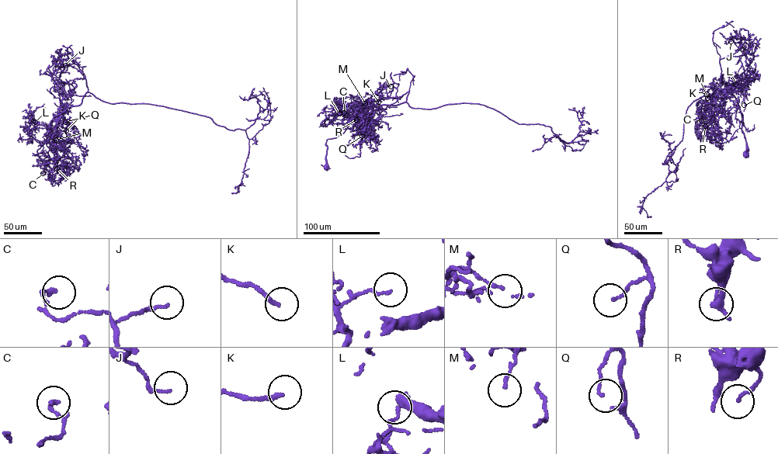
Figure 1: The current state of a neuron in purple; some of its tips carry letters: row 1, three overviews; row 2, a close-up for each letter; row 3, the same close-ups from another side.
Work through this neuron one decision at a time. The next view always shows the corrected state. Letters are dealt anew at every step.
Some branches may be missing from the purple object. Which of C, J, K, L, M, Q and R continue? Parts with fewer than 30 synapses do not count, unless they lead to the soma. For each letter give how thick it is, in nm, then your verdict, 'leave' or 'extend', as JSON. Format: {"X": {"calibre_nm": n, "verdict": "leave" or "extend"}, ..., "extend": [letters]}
{"C": {"calibre_nm": 180, "verdict": "leave"}, "J": {"calibre_nm": 110, "verdict": "leave"}, "K": {"calibre_nm": 190, "verdict": "extend"}, "L": {"calibre_nm": 80, "verdict": "leave"}, "M": {"calibre_nm": 110, "verdict": "leave"}, "Q": {"calibre_nm": 120, "verdict": "leave"}, "R": {"calibre_nm": 120, "verdict": "extend"}, "extend": ["K", "R"]}

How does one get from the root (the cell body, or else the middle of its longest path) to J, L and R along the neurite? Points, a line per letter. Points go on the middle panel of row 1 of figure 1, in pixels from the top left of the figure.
J: (326, 167), (327, 139), (342, 133), (356, 112), (372, 115), (365, 115), (383, 98), (383, 84), (390, 86)
L: (326, 167), (327, 140), (342, 133), (356, 112), (339, 113)
R: (326, 167), (327, 139), (342, 133), (356, 110), (362, 109), (356, 119)

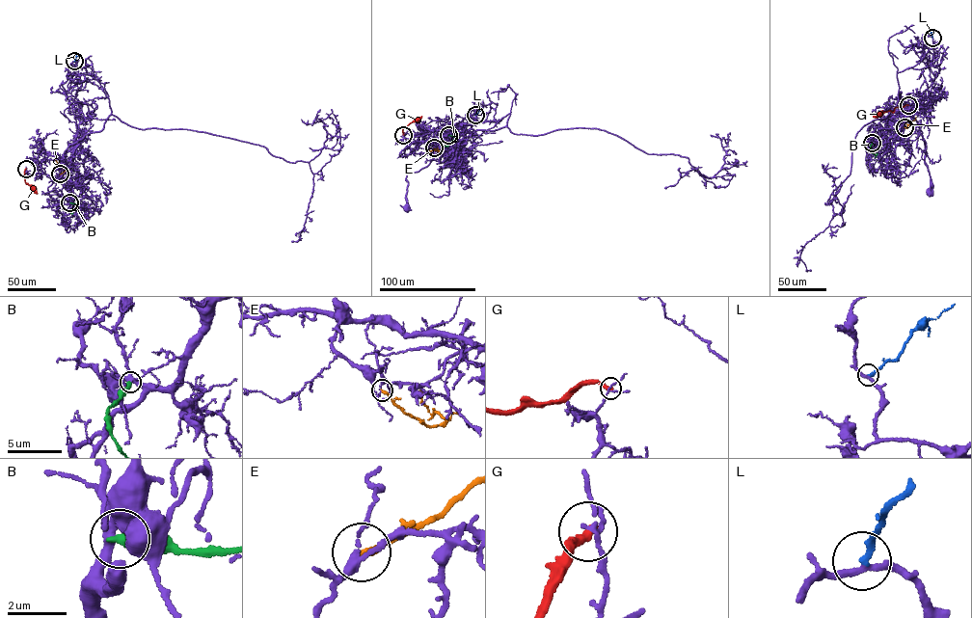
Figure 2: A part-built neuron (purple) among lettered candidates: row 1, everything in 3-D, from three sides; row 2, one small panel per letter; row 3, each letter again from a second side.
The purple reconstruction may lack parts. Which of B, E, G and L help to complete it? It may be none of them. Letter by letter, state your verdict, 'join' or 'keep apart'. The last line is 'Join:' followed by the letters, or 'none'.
B: keep apart
E: keep apart
G: keep apart
L: keep apart
Join: none

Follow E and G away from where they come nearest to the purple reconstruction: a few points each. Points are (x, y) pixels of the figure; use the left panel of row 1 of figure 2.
E: (60, 174), (66, 169), (55, 160)
G: (26, 169), (23, 175), (26, 183), (37, 194)

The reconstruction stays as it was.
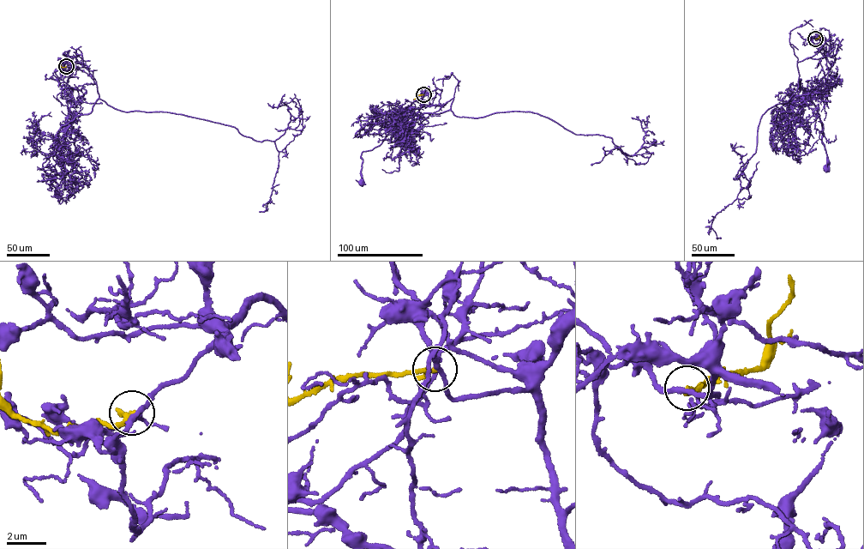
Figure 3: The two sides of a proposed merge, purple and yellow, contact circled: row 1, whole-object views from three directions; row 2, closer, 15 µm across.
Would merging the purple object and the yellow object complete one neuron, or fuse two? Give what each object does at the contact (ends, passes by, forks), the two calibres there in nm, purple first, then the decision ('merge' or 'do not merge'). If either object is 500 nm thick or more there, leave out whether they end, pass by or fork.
purple forks | yellow ends | 190/280 nm | merge

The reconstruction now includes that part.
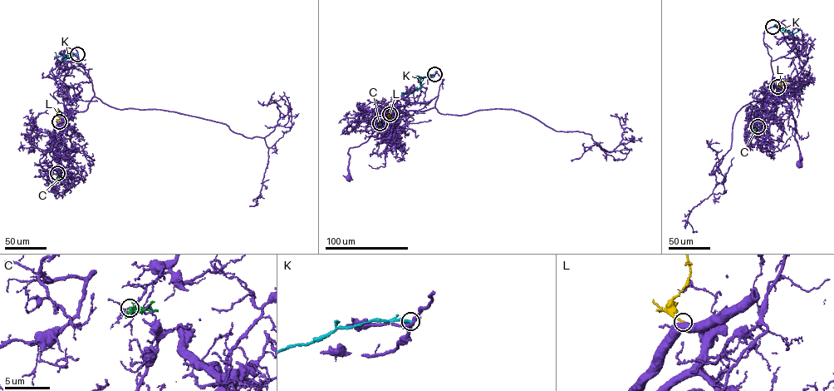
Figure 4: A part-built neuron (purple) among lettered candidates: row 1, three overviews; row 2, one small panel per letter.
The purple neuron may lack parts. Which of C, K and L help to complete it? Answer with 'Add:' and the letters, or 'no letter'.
Add: no letter

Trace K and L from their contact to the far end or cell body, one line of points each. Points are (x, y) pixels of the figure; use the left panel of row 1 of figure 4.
K: (77, 54), (66, 57), (70, 54), (59, 56), (55, 51)
L: (59, 121), (58, 110)

